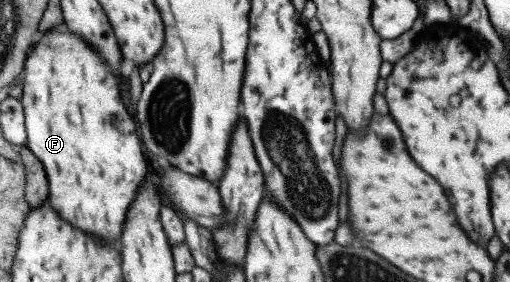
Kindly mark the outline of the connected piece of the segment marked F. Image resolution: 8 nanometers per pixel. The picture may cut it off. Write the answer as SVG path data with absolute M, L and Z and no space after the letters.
M63 25L53 27L45 33L35 38L37 40L35 47L28 51L23 61L24 78L22 82L22 96L19 98L22 104L22 111L24 114L24 130L26 133L26 147L38 158L41 162L43 170L45 171L45 178L48 182L47 203L65 222L68 222L73 228L78 228L90 236L102 238L106 242L113 242L118 246L118 240L124 225L125 215L128 212L128 206L132 204L136 198L136 190L140 182L144 180L146 173L150 172L148 166L148 156L144 152L139 135L137 134L137 124L125 109L121 97L119 97L119 90L117 89L117 78L111 75L109 67L105 65L105 61L101 59L100 54L96 50L92 50L87 45L85 39L71 35L67 32Z

